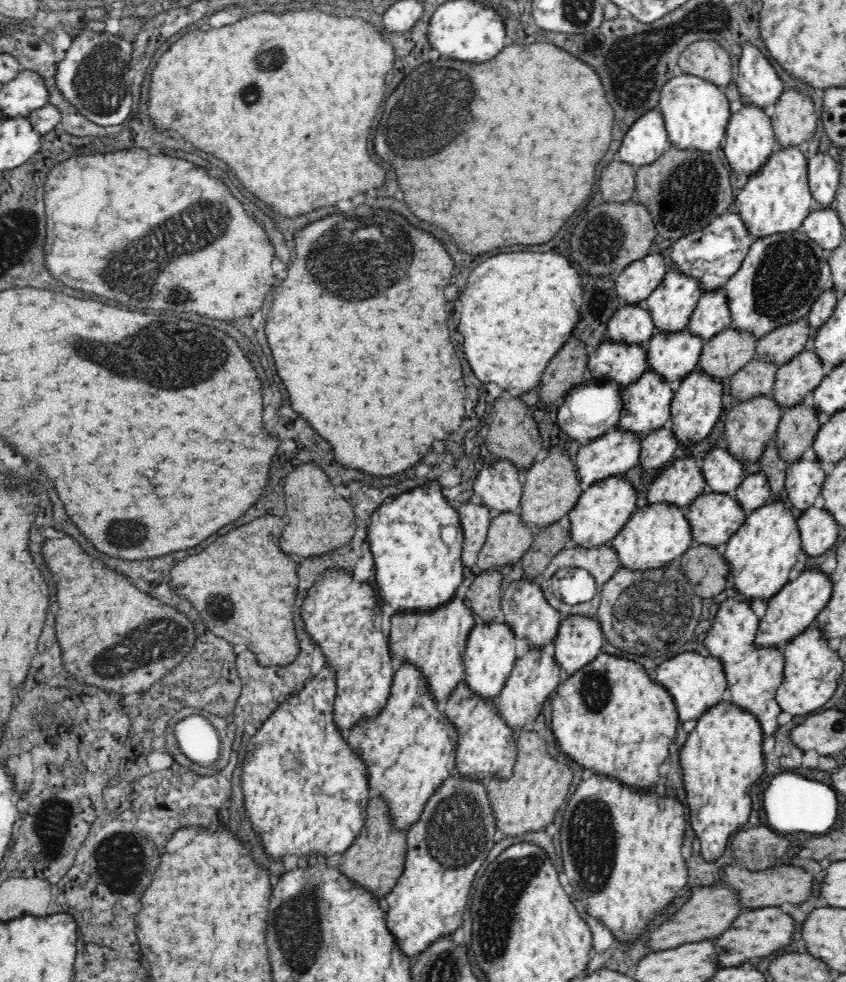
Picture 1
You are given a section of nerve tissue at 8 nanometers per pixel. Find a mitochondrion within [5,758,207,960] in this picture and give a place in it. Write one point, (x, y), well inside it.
(123, 865)

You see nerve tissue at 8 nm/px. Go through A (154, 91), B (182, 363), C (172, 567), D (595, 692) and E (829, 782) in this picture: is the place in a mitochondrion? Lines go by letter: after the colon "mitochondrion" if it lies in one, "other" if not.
A: other
B: mitochondrion
C: other
D: mitochondrion
E: other

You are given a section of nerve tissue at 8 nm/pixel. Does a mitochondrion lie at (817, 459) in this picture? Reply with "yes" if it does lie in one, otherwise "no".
no

